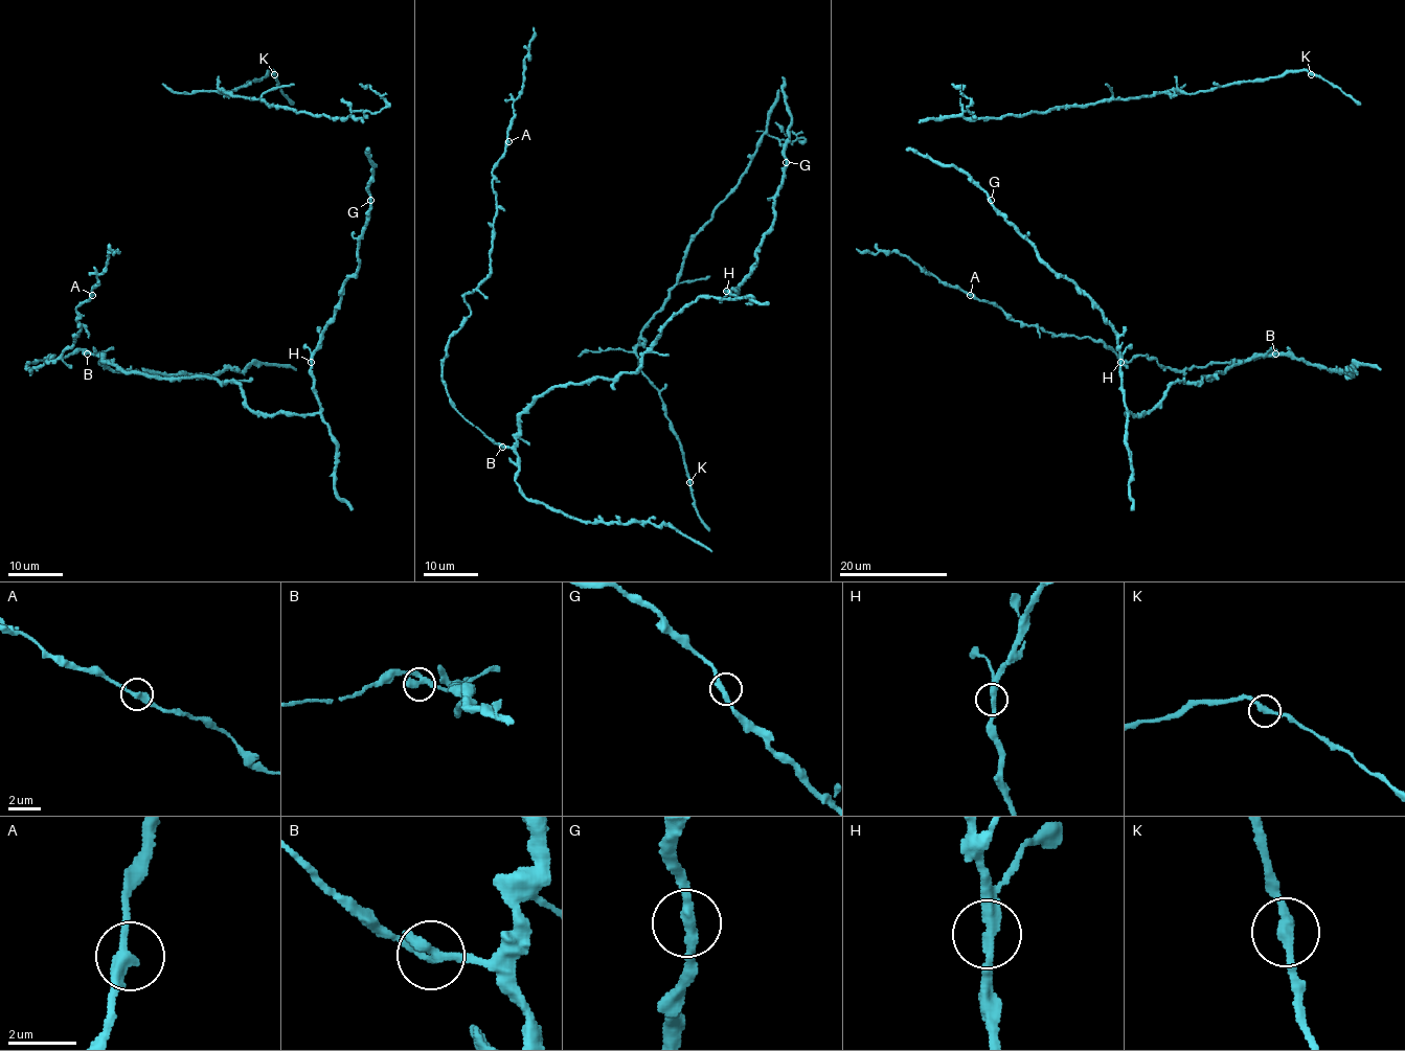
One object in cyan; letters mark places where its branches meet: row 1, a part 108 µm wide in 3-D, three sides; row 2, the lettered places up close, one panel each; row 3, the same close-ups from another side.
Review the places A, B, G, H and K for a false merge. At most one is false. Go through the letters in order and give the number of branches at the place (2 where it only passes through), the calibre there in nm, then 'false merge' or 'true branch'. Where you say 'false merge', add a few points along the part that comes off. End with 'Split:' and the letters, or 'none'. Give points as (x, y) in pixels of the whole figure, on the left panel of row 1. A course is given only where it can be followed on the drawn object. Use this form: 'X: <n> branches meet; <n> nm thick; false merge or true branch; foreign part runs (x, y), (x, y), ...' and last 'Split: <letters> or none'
A: 2 branches meet; 340 nm thick; true branch
B: 2 branches meet; 340 nm thick; true branch
G: 2 branches meet; 320 nm thick; true branch
H: 2 branches meet; 320 nm thick; true branch
K: 2 branches meet; 320 nm thick; true branch
Split: none

